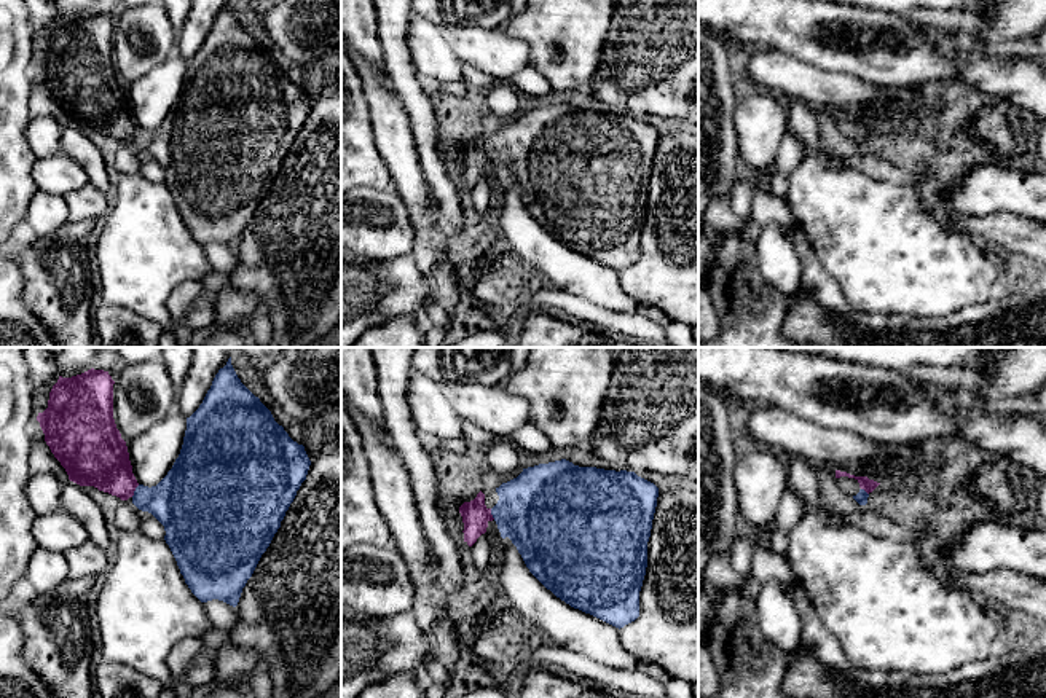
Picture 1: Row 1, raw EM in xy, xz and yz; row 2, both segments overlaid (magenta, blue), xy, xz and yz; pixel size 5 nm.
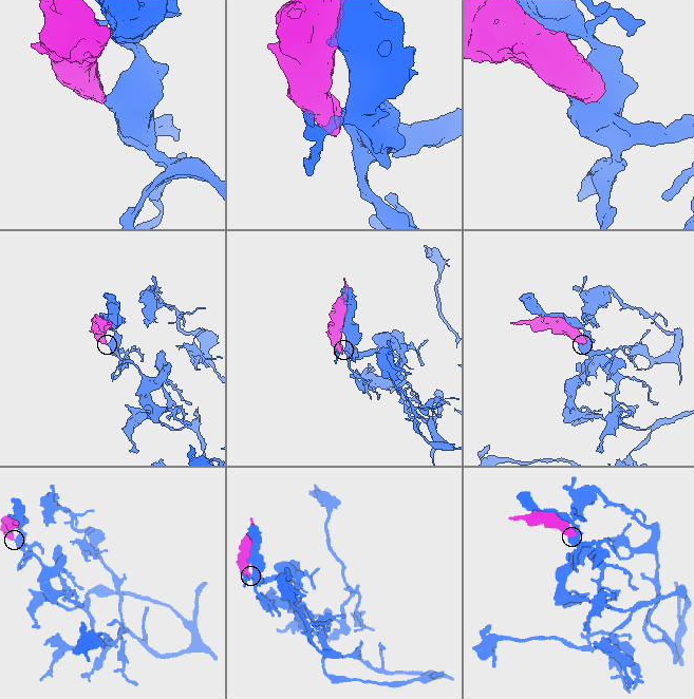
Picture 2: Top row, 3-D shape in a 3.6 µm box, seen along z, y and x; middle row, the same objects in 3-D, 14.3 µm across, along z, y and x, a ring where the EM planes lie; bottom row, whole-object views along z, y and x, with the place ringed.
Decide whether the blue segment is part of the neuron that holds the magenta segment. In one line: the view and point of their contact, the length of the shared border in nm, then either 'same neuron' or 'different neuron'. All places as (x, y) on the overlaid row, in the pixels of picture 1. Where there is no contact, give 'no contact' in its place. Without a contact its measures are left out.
meets magenta in xy at (134, 490); contact 80 nm long; same neuron

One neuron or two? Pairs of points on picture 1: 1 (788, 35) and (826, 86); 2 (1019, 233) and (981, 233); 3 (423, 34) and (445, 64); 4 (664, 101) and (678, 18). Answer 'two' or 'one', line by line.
1: two
2: one
3: one
4: one

